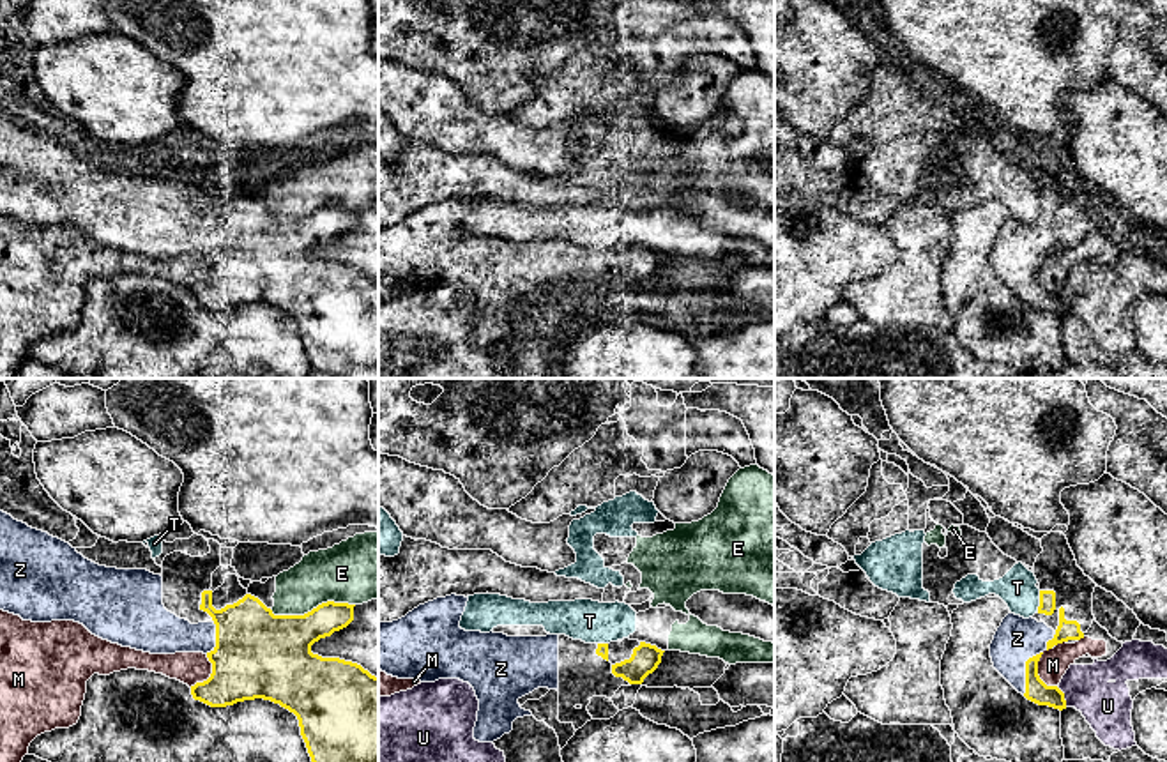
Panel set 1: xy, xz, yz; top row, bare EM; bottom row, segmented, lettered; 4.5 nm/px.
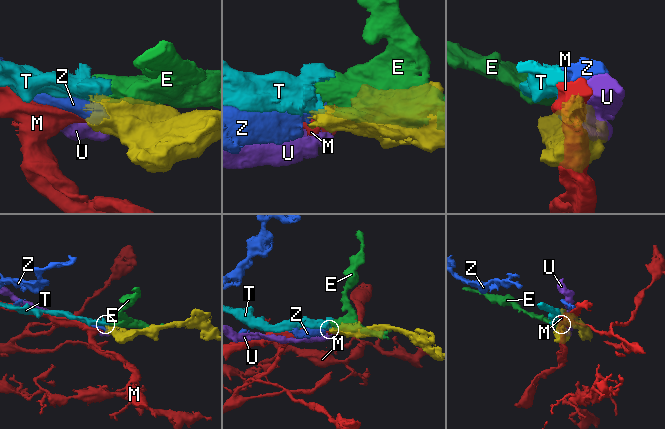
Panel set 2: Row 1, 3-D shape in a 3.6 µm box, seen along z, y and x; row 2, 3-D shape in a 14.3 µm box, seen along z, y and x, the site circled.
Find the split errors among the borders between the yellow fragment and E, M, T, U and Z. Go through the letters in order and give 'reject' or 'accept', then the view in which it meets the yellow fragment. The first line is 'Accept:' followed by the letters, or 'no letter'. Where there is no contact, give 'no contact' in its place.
Accept: Z
E: reject; meets yellow in xy
M: reject; meets yellow in yz
T: reject; meets yellow in yz
U: reject; meets yellow in yz
Z: accept; meets yellow in yz

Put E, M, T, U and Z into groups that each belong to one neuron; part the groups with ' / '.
E T / M / U / Z

